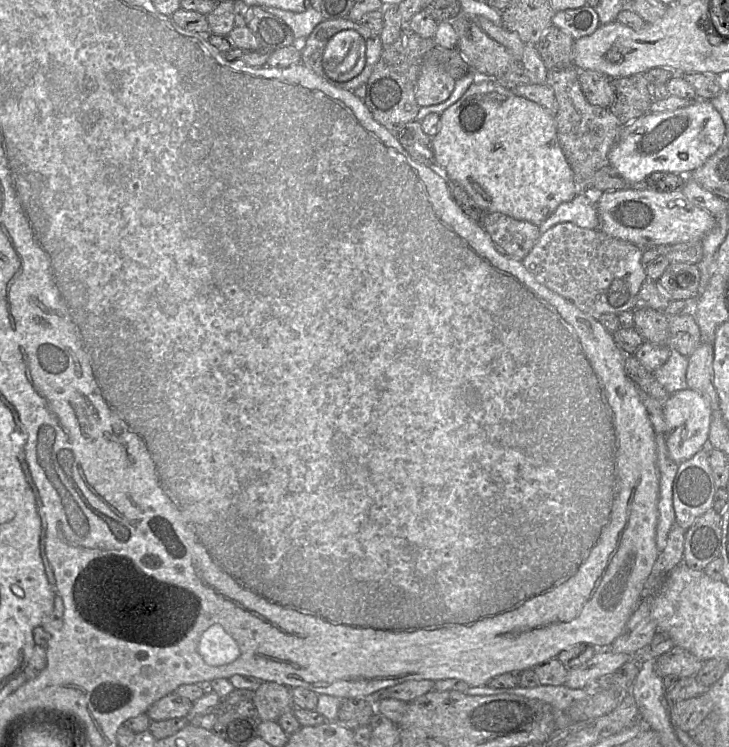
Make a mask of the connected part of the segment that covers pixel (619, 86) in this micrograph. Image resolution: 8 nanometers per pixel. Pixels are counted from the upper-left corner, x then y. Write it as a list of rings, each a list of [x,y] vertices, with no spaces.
[[[643,74],[612,79],[614,101],[610,112],[621,125],[626,125],[650,112],[654,102],[649,91],[648,82]]]

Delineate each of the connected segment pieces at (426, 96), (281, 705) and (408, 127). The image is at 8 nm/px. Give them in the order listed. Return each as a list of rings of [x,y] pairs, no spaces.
[[[424,62],[416,88],[416,100],[420,107],[428,107],[446,101],[455,87],[455,80],[437,62]]]
[[[264,681],[254,691],[252,702],[258,721],[276,721],[292,706],[291,689],[274,682]]]
[[[420,121],[406,124],[397,132],[396,137],[415,162],[425,166],[434,166],[432,137],[424,133]]]

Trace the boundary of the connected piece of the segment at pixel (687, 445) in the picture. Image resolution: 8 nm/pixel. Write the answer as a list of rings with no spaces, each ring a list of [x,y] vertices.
[[[684,389],[671,394],[663,405],[666,421],[665,443],[671,458],[678,464],[692,458],[708,445],[712,410],[706,399],[697,391]]]

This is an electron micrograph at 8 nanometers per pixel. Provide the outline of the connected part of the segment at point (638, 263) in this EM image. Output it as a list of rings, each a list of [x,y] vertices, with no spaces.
[[[559,223],[541,234],[522,260],[534,278],[598,319],[602,314],[620,314],[636,309],[636,296],[647,280],[642,263],[643,250],[601,230]]]

